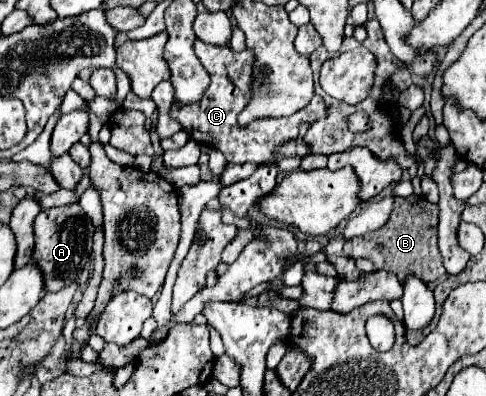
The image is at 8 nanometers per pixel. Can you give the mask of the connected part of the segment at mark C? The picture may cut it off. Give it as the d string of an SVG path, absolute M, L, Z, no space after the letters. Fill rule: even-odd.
M195 40L195 56L203 64L203 68L211 76L211 84L205 90L203 98L191 106L179 106L175 110L175 120L183 126L183 130L201 146L217 148L223 152L225 160L229 164L269 164L273 162L275 150L283 142L291 142L291 138L297 138L299 122L307 120L313 122L311 116L323 118L326 116L326 108L322 98L315 95L310 103L287 118L259 118L259 122L251 122L251 126L239 126L237 116L241 114L243 106L247 106L247 94L251 94L251 50L235 52L229 44L227 46L211 46L201 40Z

